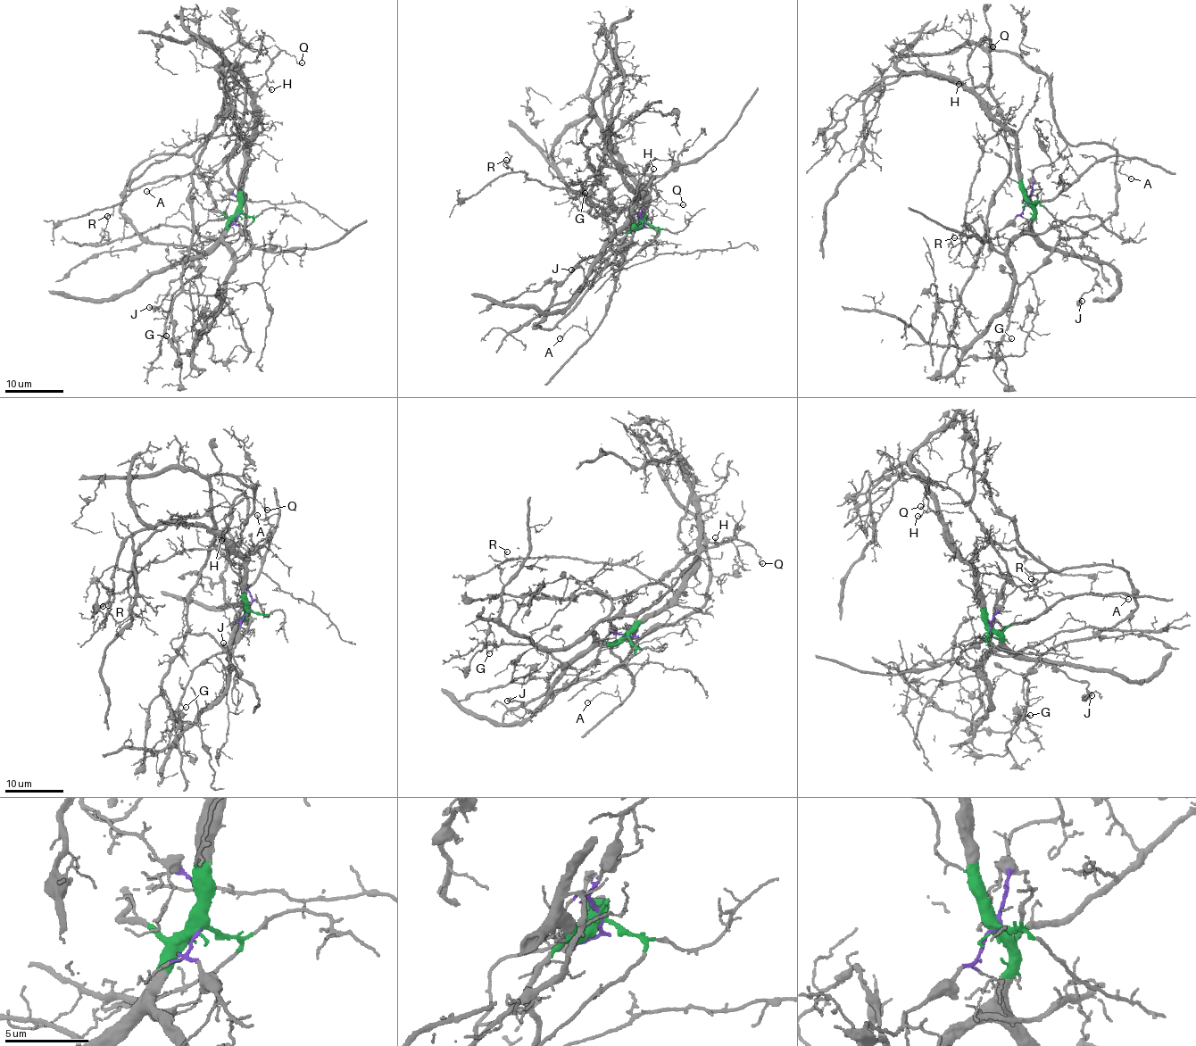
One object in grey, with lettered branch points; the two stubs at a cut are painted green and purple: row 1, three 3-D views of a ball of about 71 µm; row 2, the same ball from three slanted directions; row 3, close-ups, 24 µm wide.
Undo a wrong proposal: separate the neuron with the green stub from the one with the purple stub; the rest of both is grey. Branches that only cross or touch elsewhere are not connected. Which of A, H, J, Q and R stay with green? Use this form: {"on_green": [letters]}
{"on_green": ["A", "H", "Q", "R"]}

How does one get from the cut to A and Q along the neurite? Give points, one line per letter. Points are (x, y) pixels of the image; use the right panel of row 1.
A: (1029, 200), (1035, 206), (1042, 200), (1054, 200), (1093, 164), (1116, 155), (1129, 159), (1119, 170), (1131, 178)
Q: (1029, 200), (1022, 184), (1018, 143), (992, 116), (968, 73), (970, 53), (982, 39), (989, 40), (993, 46)

